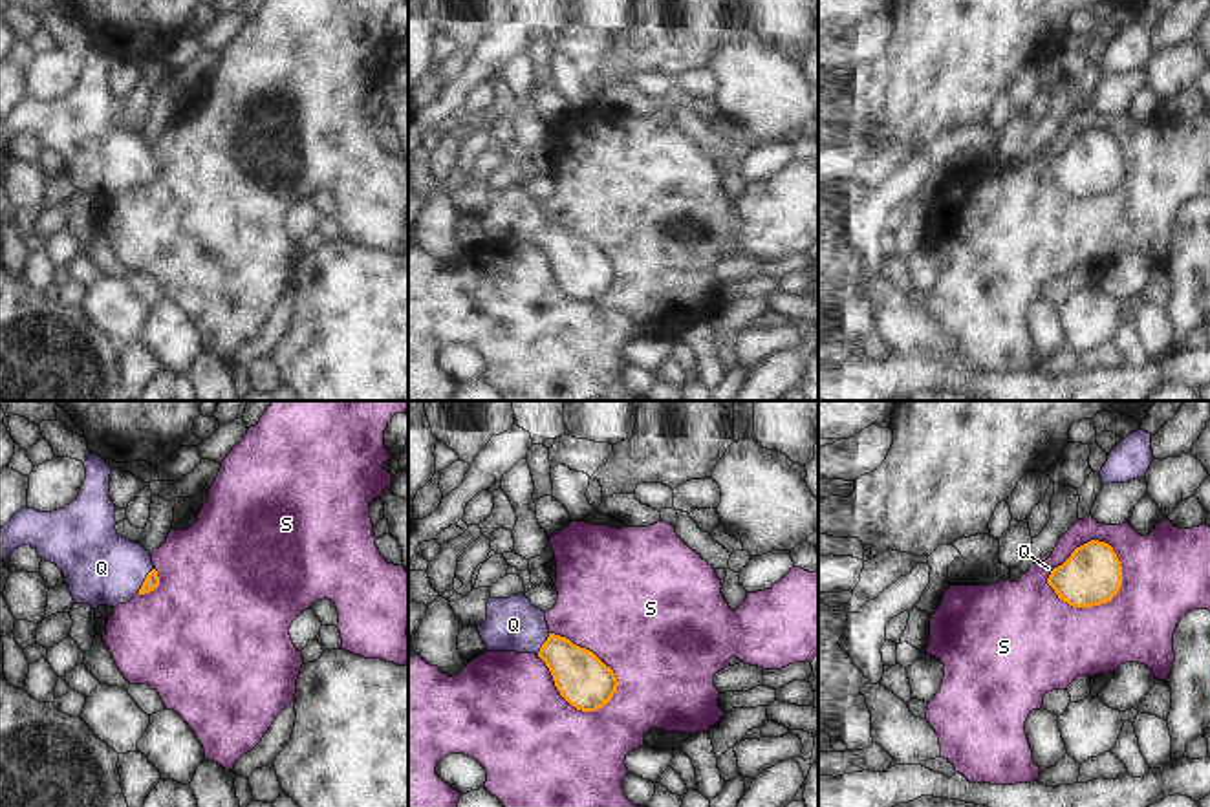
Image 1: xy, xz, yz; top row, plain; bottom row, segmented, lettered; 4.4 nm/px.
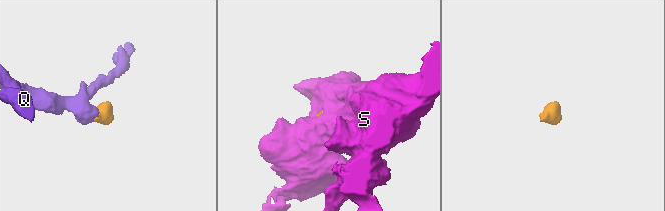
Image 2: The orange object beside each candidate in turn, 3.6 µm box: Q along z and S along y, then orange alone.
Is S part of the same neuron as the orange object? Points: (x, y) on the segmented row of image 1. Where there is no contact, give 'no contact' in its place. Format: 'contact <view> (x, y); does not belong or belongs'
contact yz (1093, 604); does not belong

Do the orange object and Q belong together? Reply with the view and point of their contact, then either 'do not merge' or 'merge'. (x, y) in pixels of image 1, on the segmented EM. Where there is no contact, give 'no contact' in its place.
xy (145, 581) | merge

